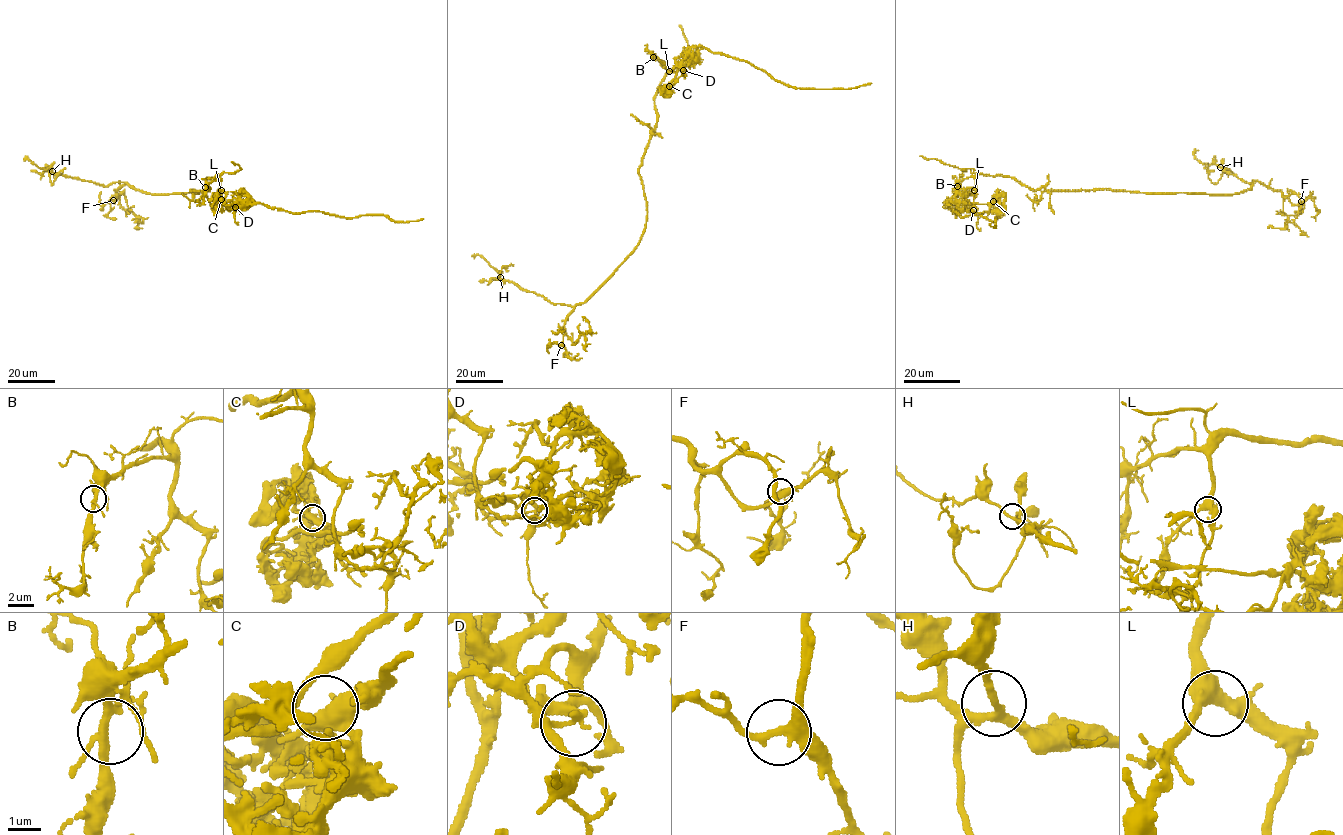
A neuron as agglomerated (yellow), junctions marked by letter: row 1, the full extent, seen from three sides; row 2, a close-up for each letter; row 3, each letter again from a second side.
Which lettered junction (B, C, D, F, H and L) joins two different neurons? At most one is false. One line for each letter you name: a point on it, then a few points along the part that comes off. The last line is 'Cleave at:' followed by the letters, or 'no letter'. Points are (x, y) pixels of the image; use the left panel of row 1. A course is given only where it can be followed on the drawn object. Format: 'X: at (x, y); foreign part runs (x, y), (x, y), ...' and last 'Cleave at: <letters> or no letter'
D: at (235, 207); foreign part runs (236, 207), (227, 207), (218, 177), (206, 179), (209, 190), (190, 190), (198, 193), (148, 194), (23, 158)
Cleave at: D

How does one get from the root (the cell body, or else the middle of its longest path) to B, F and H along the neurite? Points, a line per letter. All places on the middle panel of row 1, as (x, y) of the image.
B: (650, 134), (657, 118), (655, 95), (668, 71), (653, 57)
F: (650, 134), (638, 170), (647, 207), (644, 231), (636, 249), (615, 271), (574, 307), (565, 322), (561, 345)
H: (650, 134), (638, 170), (647, 207), (644, 231), (636, 249), (592, 294), (573, 306), (552, 304), (500, 277)

